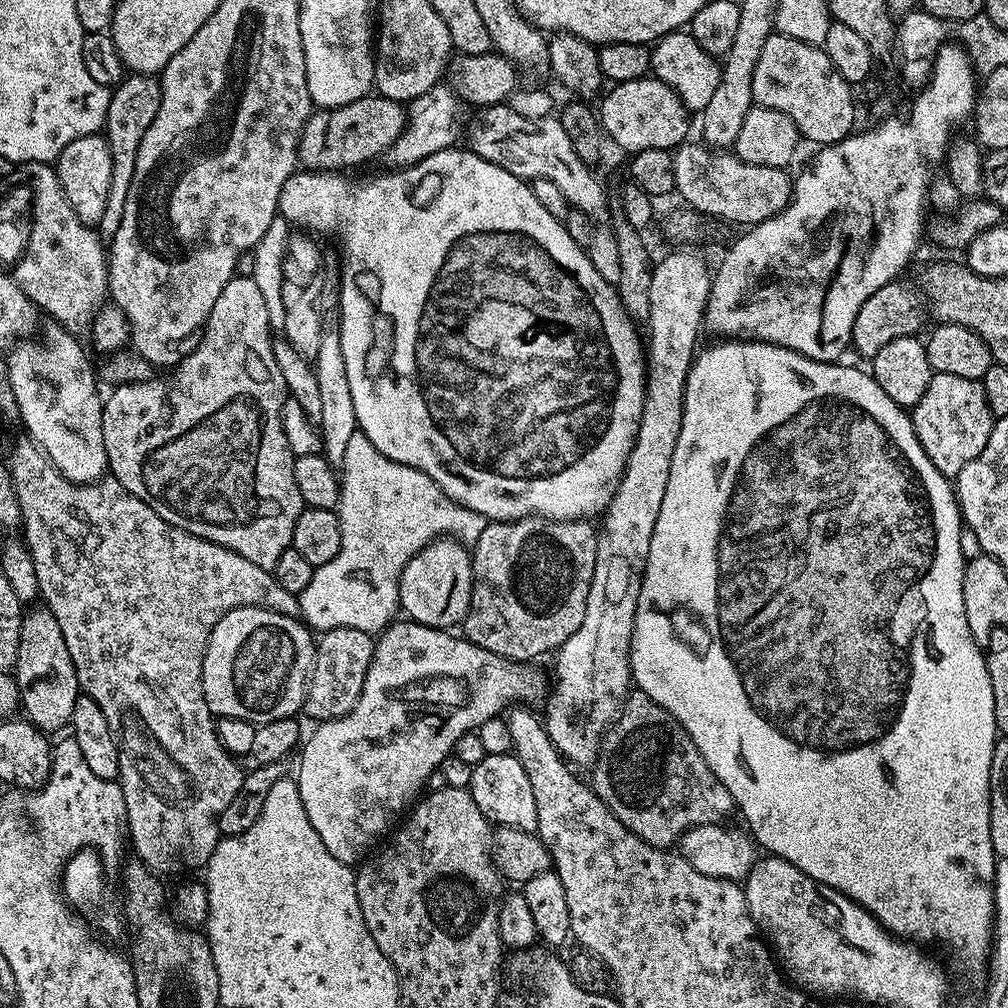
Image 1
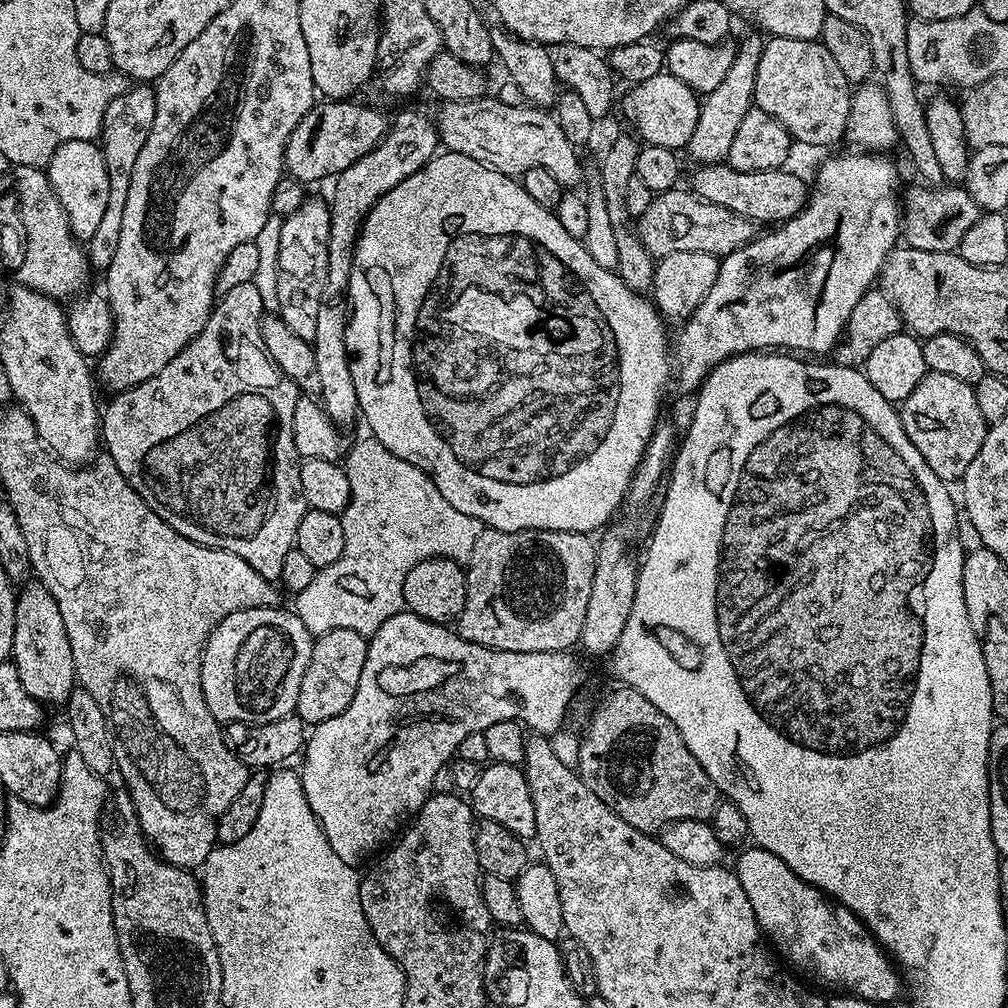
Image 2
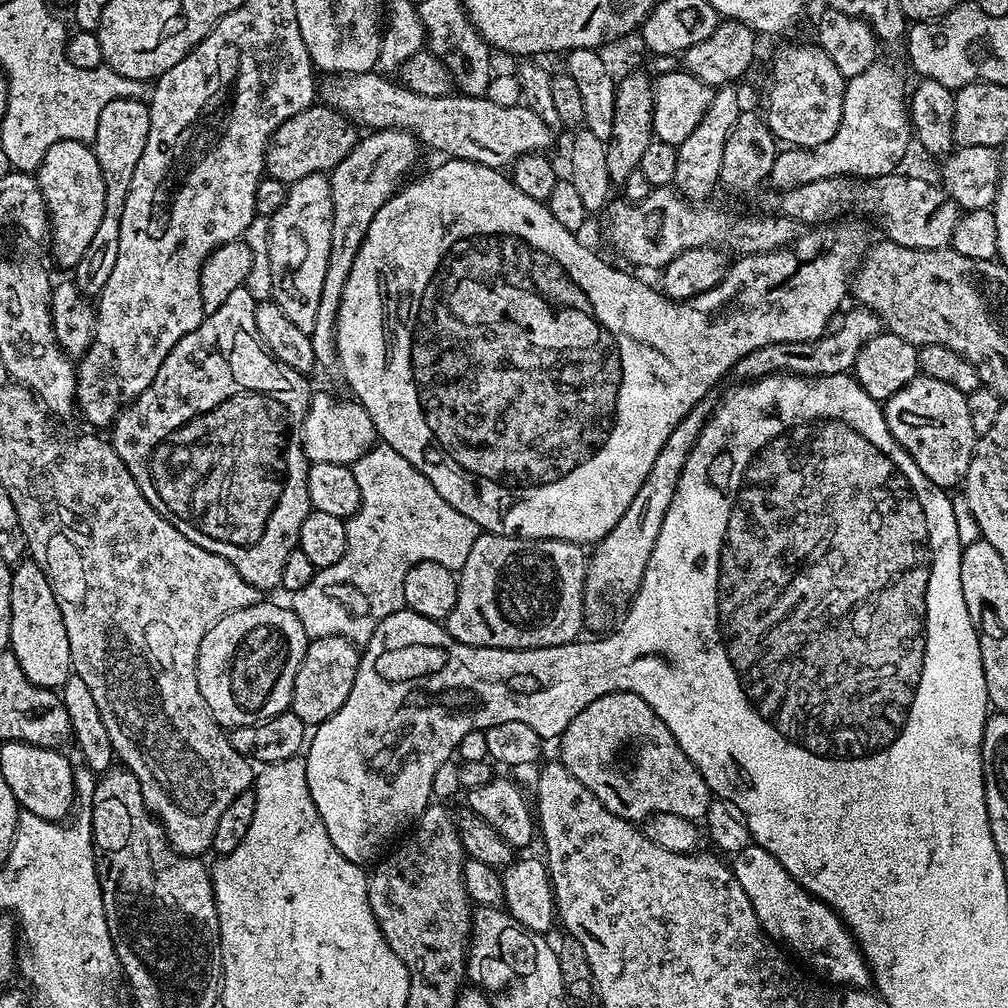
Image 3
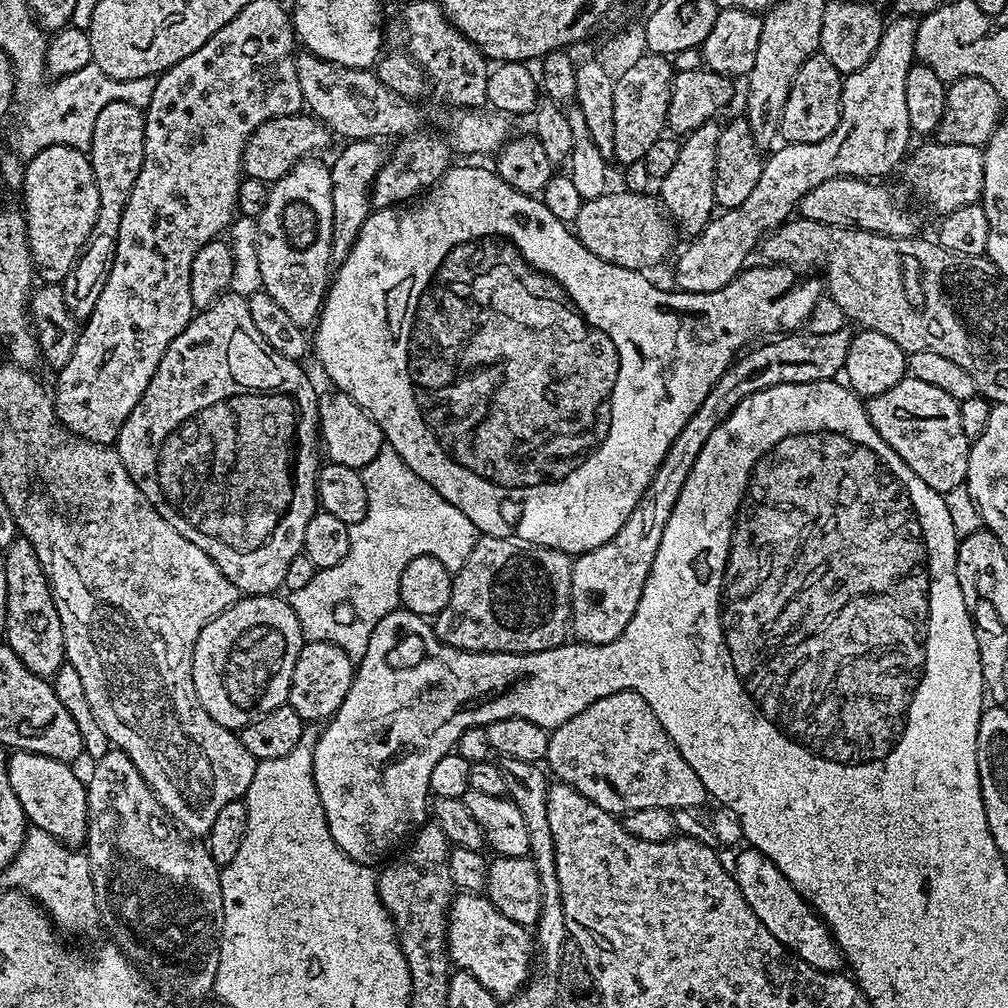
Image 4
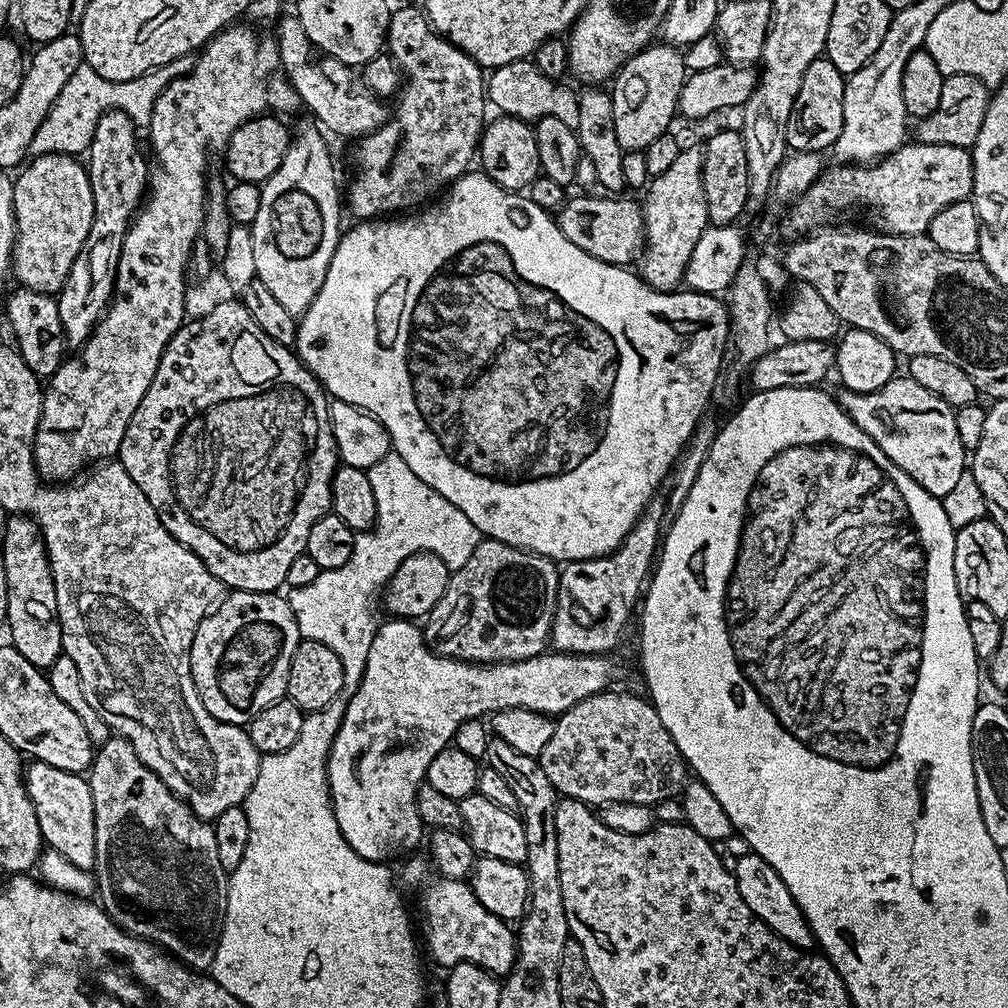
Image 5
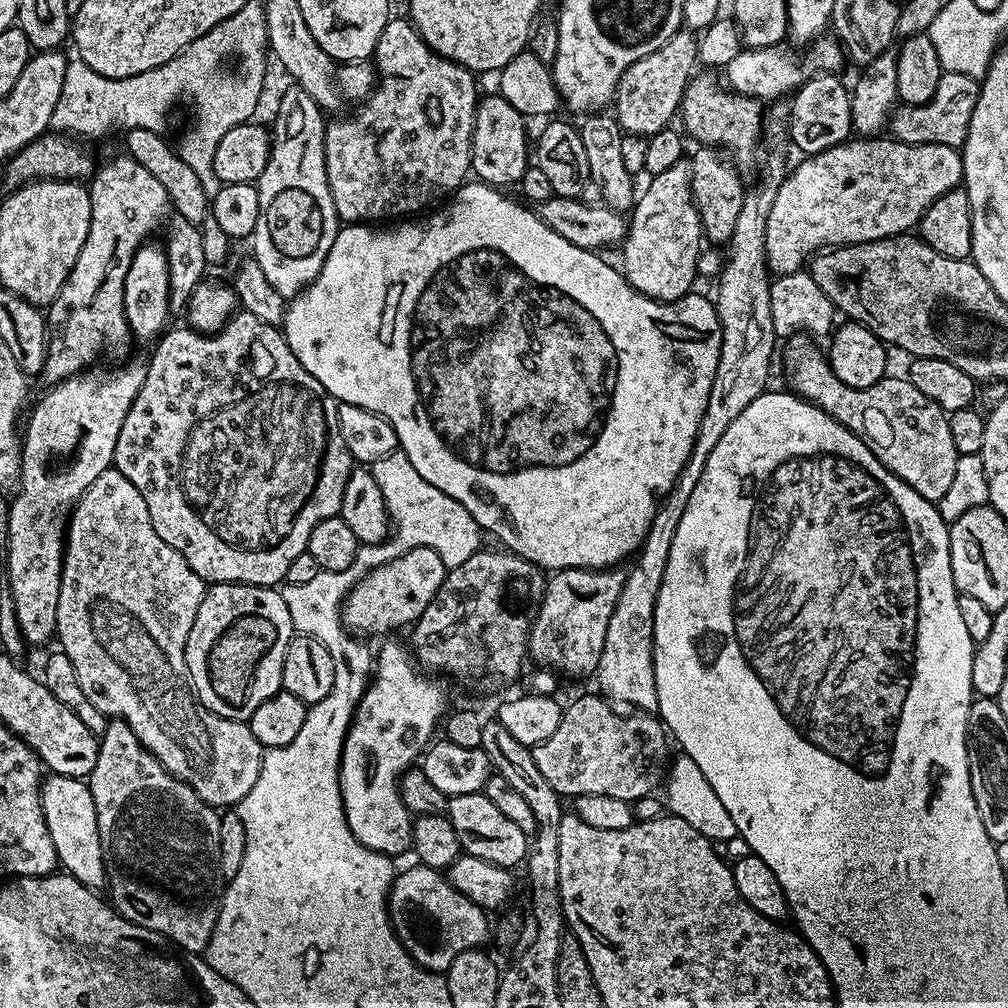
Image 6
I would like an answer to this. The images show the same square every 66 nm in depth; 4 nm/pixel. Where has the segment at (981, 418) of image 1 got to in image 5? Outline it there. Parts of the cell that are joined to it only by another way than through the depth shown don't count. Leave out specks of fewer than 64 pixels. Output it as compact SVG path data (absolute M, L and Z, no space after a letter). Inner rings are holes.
M907 374L897 375L886 386L873 392L841 391L838 399L844 412L855 424L922 490L943 498L953 490L958 478L966 474L966 453L958 438L958 425L954 423L956 409L951 408L938 394L918 386Z

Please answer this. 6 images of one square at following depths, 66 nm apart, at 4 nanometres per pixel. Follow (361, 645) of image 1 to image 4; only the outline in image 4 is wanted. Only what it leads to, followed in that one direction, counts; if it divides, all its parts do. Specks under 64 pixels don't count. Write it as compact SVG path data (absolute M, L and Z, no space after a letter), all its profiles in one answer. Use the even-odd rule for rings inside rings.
M308 640L294 662L294 678L290 678L288 703L306 722L327 722L342 706L352 685L354 661L328 640Z

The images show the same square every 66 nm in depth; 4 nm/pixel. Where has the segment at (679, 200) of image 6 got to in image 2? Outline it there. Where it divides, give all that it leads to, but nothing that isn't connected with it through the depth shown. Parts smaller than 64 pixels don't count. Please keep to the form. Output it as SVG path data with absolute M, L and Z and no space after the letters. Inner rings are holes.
M756 30L738 40L734 66L730 66L726 78L722 78L722 82L718 82L718 86L714 86L714 90L703 97L698 126L694 126L694 134L690 134L686 149L687 155L692 155L697 165L723 164L727 161L734 134L738 134L742 118L746 118L749 108L754 104L754 82L758 78L758 58L762 58L764 42L765 37Z

